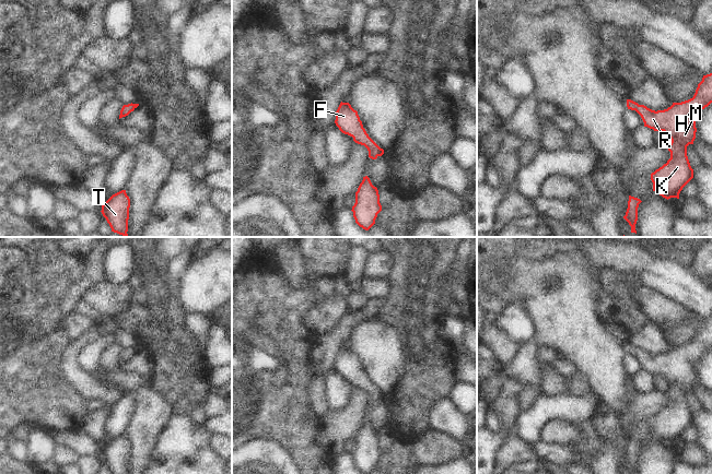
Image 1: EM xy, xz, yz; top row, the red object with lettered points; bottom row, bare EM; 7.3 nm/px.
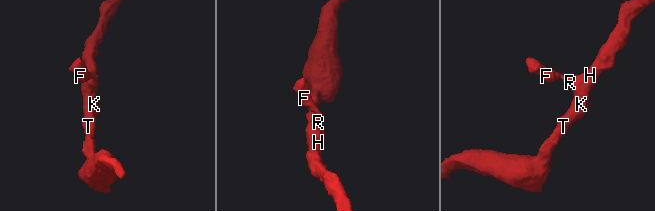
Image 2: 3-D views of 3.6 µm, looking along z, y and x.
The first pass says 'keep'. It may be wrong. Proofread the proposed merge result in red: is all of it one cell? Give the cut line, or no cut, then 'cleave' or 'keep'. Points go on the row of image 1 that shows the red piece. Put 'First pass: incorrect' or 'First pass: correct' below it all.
no cut | keep
First pass: correct

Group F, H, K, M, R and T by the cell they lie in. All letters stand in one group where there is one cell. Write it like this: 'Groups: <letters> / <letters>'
Groups: F H K M R T

